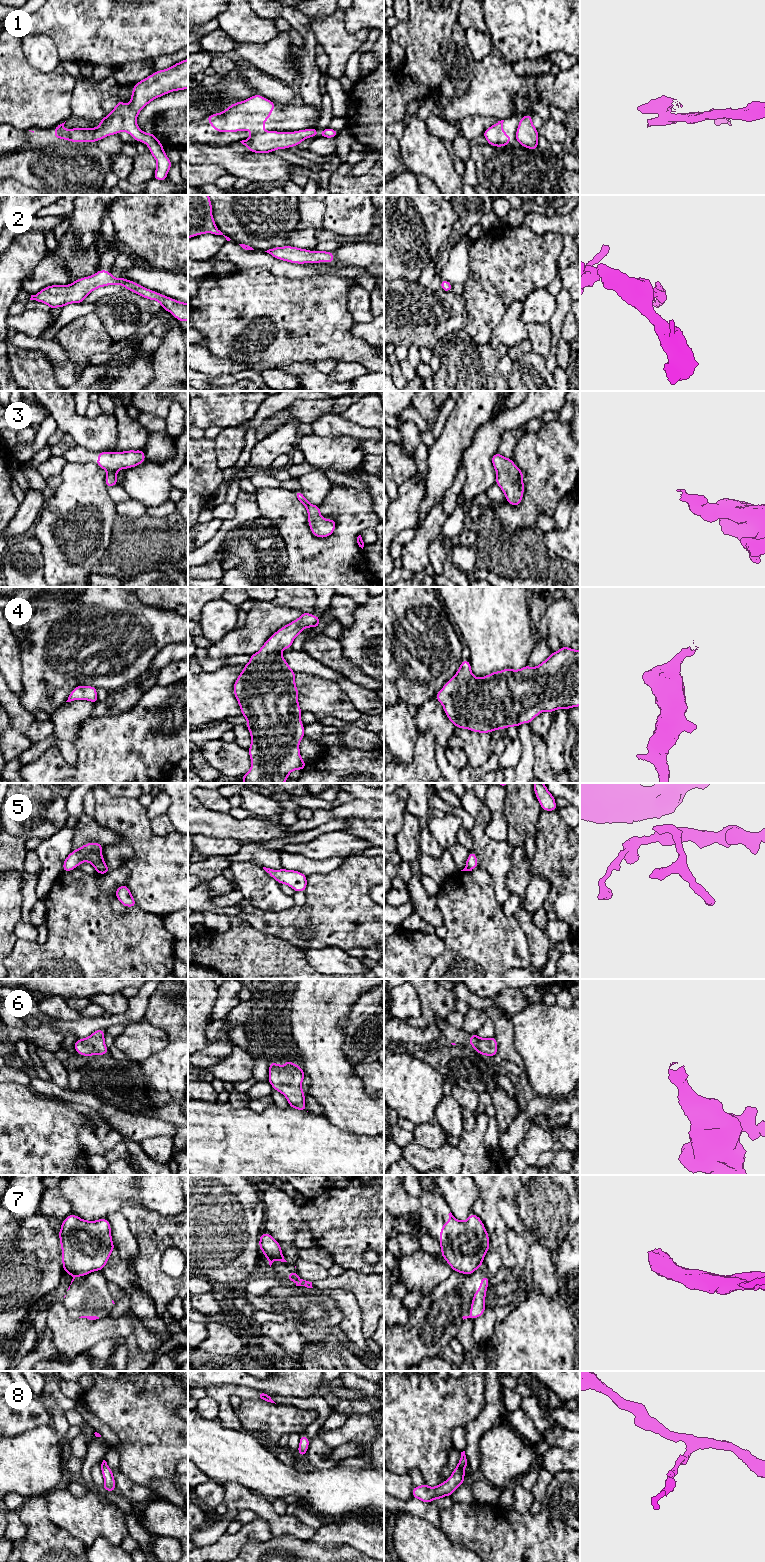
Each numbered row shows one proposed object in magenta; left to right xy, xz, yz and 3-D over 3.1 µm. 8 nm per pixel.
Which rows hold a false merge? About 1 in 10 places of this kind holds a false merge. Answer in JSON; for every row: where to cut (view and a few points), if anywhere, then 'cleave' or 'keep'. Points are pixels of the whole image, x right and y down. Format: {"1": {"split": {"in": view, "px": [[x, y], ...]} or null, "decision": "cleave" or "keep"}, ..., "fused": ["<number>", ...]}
{"1": {"split": {"in": "xz", "px": [[266, 131], [254, 133], [251, 136]]}, "decision": "cleave"}, "2": {"split": null, "decision": "keep"}, "3": {"split": null, "decision": "keep"}, "4": {"split": null, "decision": "keep"}, "5": {"split": null, "decision": "keep"}, "6": {"split": null, "decision": "keep"}, "7": {"split": {"in": "xz", "px": [[268, 1259], [274, 1260]]}, "decision": "cleave"}, "8": {"split": null, "decision": "keep"}, "fused": ["1", "7"]}

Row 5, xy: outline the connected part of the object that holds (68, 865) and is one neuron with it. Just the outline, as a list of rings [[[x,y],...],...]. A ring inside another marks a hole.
[[[90,842],[73,850],[64,860],[62,872],[72,871],[82,862],[91,863],[98,874],[103,875],[110,872],[101,853],[103,846],[100,843]]]

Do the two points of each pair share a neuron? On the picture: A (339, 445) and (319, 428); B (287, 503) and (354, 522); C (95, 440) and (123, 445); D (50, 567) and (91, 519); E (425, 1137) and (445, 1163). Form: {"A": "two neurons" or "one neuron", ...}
{"A": "two neurons", "B": "one neuron", "C": "two neurons", "D": "one neuron", "E": "two neurons"}

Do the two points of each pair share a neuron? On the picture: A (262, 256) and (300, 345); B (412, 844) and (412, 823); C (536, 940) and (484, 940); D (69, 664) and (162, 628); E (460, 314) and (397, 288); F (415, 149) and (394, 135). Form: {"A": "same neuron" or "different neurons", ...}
{"A": "different neurons", "B": "same neuron", "C": "different neurons", "D": "same neuron", "E": "same neuron", "F": "different neurons"}

